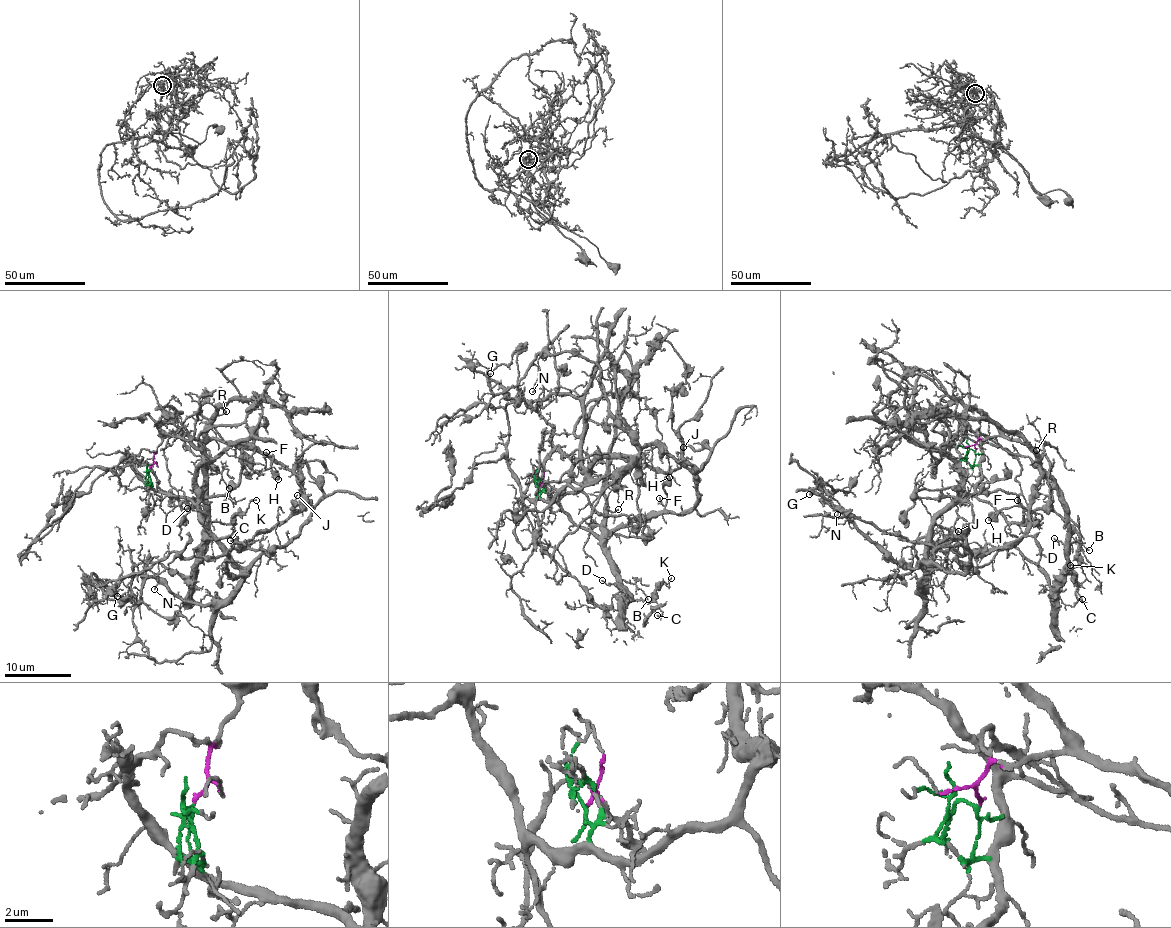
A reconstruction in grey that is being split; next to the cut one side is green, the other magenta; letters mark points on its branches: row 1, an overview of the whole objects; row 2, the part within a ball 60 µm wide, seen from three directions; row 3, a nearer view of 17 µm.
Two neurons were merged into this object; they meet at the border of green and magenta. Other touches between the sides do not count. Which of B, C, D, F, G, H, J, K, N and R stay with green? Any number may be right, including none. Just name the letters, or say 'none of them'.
G, N

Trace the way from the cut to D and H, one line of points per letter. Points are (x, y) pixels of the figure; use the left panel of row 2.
D: (149, 469), (160, 438), (167, 433), (175, 430), (198, 441), (204, 453), (203, 502), (186, 507)
H: (149, 469), (160, 438), (175, 430), (200, 440), (250, 443), (275, 457), (272, 467), (278, 479)

